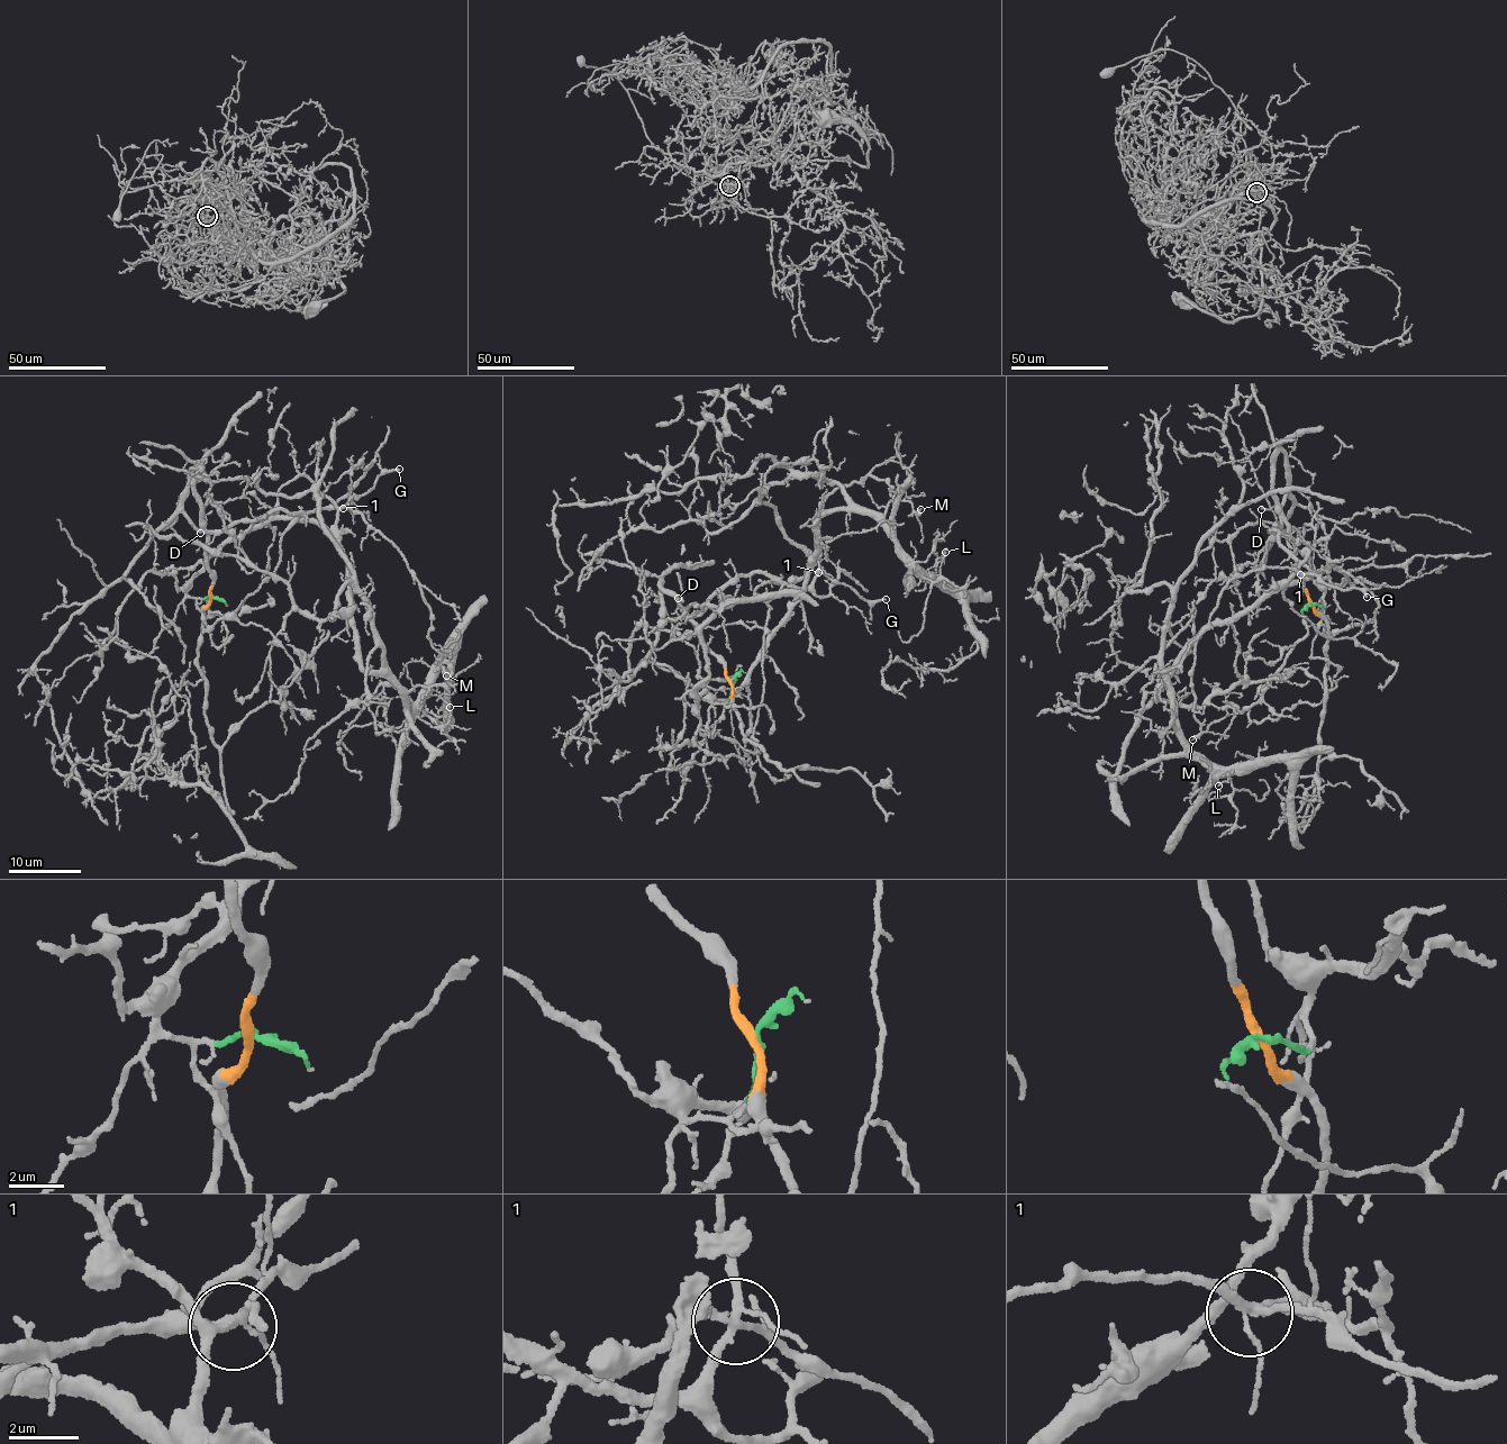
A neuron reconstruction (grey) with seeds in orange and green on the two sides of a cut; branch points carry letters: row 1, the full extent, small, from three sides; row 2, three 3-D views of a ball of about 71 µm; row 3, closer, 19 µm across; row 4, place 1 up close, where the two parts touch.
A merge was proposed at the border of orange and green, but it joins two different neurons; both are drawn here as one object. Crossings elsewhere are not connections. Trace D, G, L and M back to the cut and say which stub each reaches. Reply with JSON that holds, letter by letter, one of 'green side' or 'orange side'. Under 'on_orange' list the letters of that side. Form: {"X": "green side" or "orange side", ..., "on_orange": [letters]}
{"D": "orange side", "G": "green side", "L": "green side", "M": "orange side", "on_orange": ["D", "M"]}

